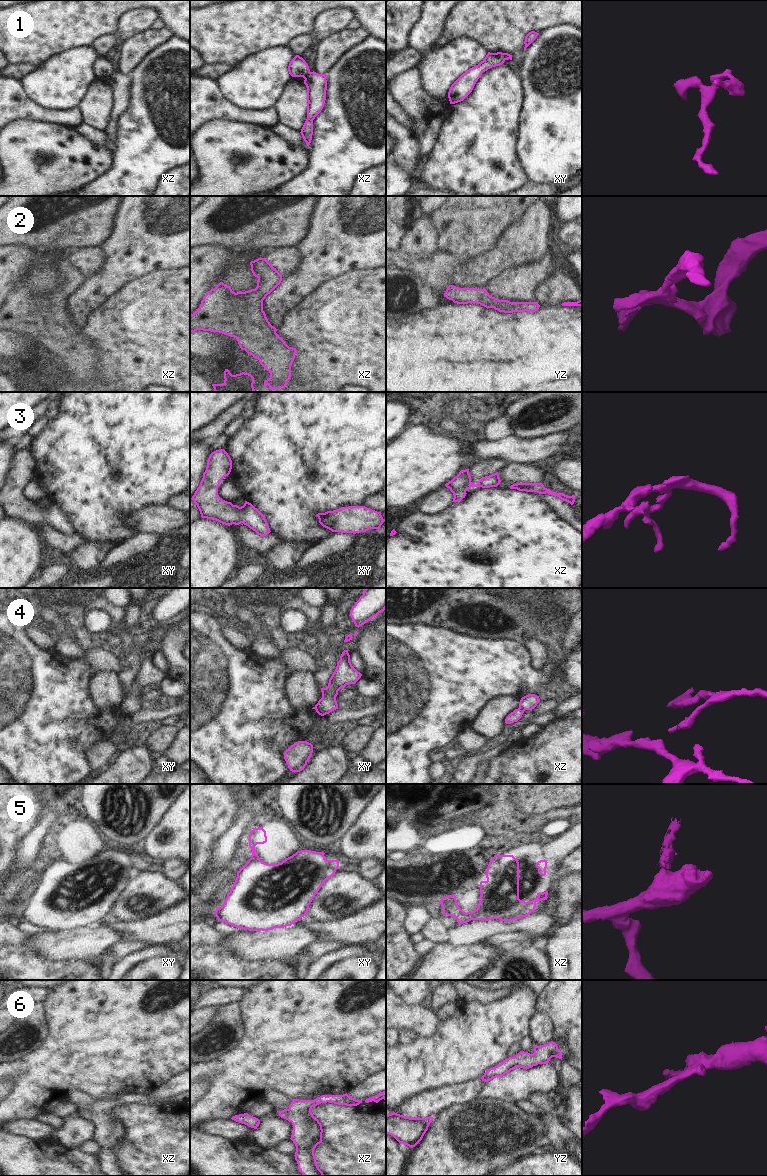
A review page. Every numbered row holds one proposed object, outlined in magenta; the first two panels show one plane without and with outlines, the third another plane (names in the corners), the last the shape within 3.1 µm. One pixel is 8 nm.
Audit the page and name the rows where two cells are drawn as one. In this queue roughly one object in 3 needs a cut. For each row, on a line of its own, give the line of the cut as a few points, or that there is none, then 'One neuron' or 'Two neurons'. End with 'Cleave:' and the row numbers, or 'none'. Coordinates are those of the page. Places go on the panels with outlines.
1: Split along xz (309, 71), (304, 78). Two neurons
2: No split. One neuron
3: No split. One neuron
4: Split along xz (519, 707), (523, 711). Two neurons
5: Split along xy (252, 853), (258, 858). Two neurons
6: No split. One neuron
Cleave: 1, 4, 5.

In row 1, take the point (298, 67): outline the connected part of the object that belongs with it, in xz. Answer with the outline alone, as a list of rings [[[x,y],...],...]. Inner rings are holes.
[[[296,55],[290,61],[289,66],[288,66],[288,71],[292,77],[305,78],[306,75],[310,72],[310,69],[306,61],[299,55]]]

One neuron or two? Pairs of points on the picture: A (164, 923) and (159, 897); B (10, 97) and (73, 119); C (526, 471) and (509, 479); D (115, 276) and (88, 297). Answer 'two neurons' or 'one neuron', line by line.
A: two neurons
B: one neuron
C: one neuron
D: one neuron

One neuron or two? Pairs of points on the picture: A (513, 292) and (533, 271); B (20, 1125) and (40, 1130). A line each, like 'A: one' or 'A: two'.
A: one
B: one

